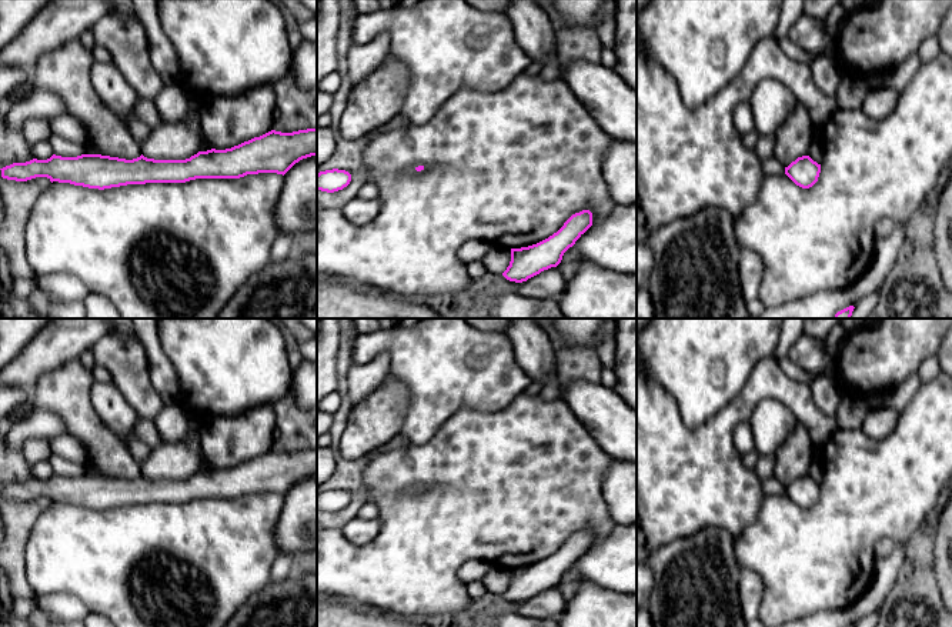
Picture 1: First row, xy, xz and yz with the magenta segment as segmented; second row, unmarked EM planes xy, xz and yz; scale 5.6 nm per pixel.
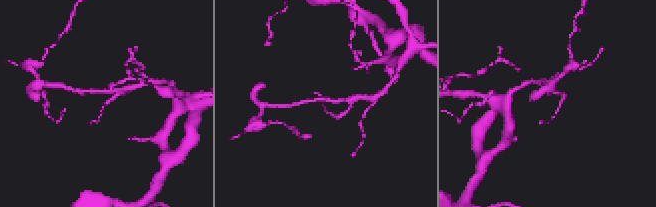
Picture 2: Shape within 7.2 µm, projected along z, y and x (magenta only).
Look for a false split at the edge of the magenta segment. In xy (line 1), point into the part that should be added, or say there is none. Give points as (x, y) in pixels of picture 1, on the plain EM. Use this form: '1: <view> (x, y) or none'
1: none

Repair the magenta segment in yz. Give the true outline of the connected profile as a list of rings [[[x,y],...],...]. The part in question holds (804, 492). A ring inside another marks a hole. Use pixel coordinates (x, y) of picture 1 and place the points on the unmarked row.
[[[809,476],[798,477],[788,487],[785,487],[785,494],[799,507],[812,507],[819,497],[821,484],[814,481]]]

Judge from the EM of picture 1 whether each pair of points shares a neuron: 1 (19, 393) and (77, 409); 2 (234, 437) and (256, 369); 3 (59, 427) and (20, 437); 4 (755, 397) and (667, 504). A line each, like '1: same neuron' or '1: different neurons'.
1: different neurons
2: different neurons
3: same neuron
4: same neuron

